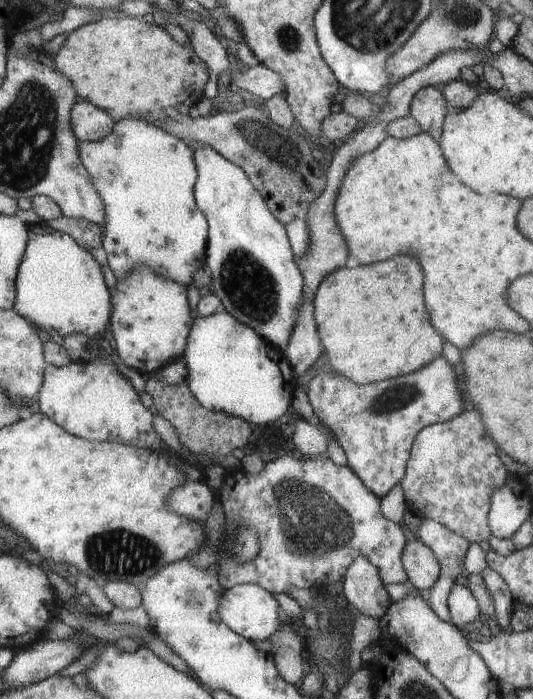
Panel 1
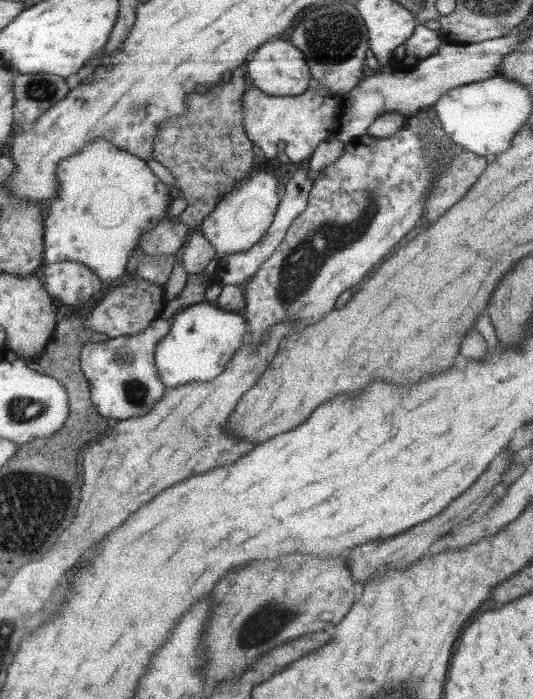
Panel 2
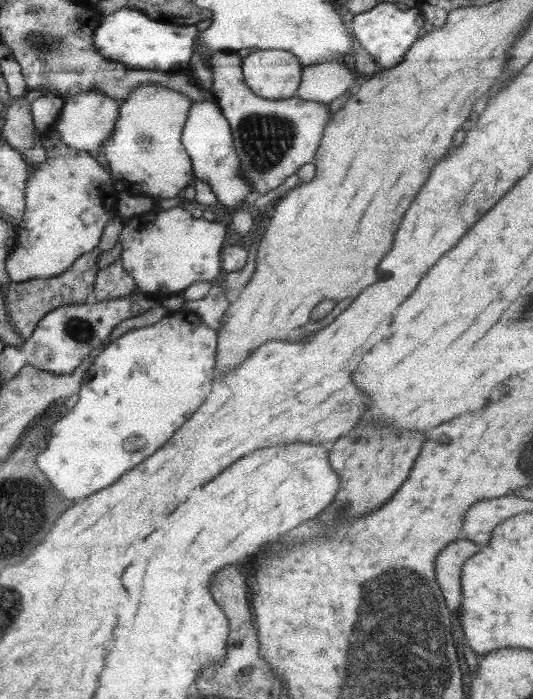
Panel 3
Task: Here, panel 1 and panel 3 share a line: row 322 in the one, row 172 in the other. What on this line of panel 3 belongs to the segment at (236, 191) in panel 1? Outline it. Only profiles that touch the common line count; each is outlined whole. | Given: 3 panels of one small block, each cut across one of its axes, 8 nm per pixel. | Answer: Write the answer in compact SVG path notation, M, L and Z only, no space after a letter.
M212 52L208 58L213 81L209 94L218 103L222 115L230 125L234 150L240 157L241 175L248 182L250 190L260 196L282 185L303 164L313 162L330 110L327 104L307 101L298 96L282 100L268 100L258 96L244 83L241 60L237 52Z

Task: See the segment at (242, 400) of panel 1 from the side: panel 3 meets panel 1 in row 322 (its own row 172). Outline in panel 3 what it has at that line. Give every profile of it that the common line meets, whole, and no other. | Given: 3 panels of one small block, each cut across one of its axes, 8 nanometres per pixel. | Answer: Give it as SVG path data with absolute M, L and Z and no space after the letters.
M213 98L192 103L181 136L181 143L191 160L195 181L208 183L220 204L234 209L243 206L252 190L241 175L240 157L234 150L230 125Z

